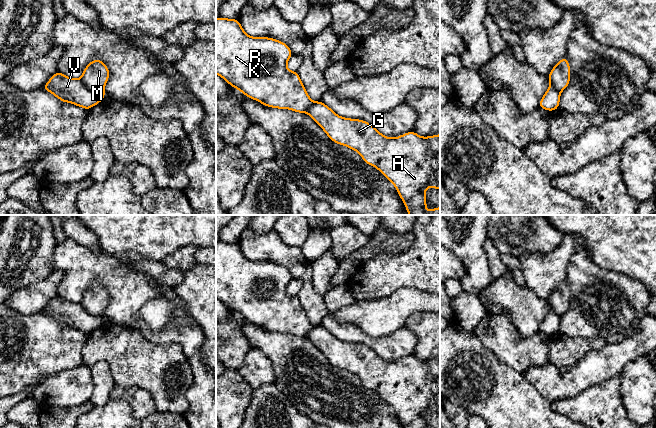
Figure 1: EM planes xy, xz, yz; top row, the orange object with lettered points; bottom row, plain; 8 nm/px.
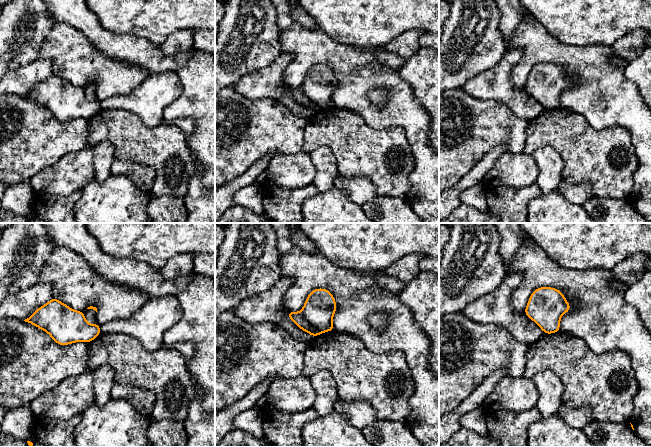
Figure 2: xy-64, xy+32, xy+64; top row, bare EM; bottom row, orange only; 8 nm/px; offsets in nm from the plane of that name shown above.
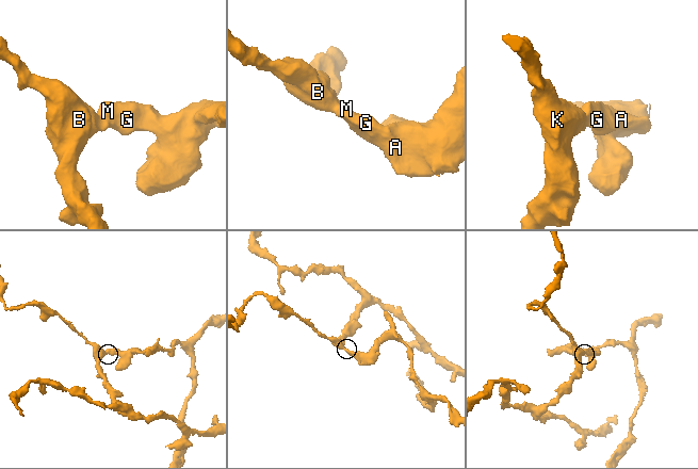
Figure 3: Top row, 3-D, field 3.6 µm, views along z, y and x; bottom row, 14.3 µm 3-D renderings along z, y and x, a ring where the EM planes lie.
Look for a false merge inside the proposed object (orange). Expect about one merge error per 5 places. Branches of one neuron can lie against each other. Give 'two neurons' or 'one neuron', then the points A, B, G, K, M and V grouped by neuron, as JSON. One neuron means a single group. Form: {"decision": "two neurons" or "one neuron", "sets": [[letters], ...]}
{"decision": "two neurons", "sets": [["A", "G", "M"], ["B", "K", "V"]]}

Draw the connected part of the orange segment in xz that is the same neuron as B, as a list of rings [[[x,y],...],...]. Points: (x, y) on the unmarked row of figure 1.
[[[220,240],[216,243],[216,298],[248,322],[267,331],[306,337],[314,325],[309,321],[298,295],[293,296],[287,293],[287,285],[292,279],[290,271],[282,265],[269,261],[249,260],[238,243],[227,243]]]

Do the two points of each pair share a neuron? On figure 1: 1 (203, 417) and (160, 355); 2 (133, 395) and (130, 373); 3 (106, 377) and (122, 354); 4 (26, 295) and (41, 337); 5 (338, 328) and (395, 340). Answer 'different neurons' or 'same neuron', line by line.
1: different neurons
2: different neurons
3: different neurons
4: different neurons
5: same neuron

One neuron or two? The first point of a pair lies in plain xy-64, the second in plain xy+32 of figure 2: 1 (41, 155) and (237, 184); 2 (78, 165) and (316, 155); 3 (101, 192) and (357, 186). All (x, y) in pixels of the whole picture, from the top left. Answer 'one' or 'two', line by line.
1: two
2: two
3: two

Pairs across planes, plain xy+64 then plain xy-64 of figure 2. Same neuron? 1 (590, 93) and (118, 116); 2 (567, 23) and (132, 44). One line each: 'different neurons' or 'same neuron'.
1: different neurons
2: different neurons

